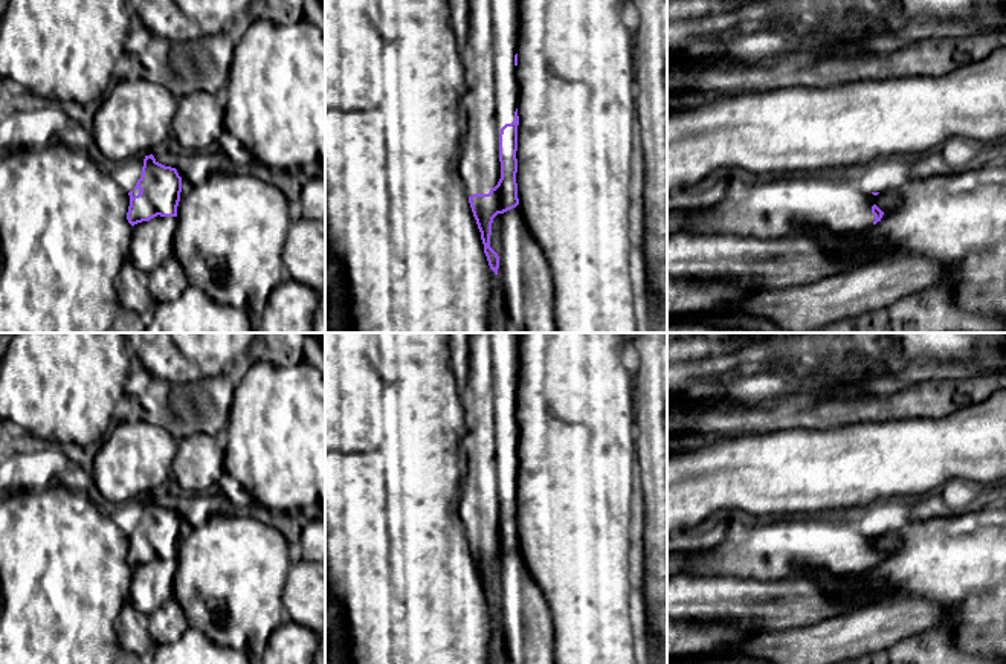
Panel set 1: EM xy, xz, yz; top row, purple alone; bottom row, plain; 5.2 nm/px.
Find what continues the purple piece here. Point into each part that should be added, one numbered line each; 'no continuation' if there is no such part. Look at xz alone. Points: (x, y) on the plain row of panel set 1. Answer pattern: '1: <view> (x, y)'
1: xz (492, 435)

